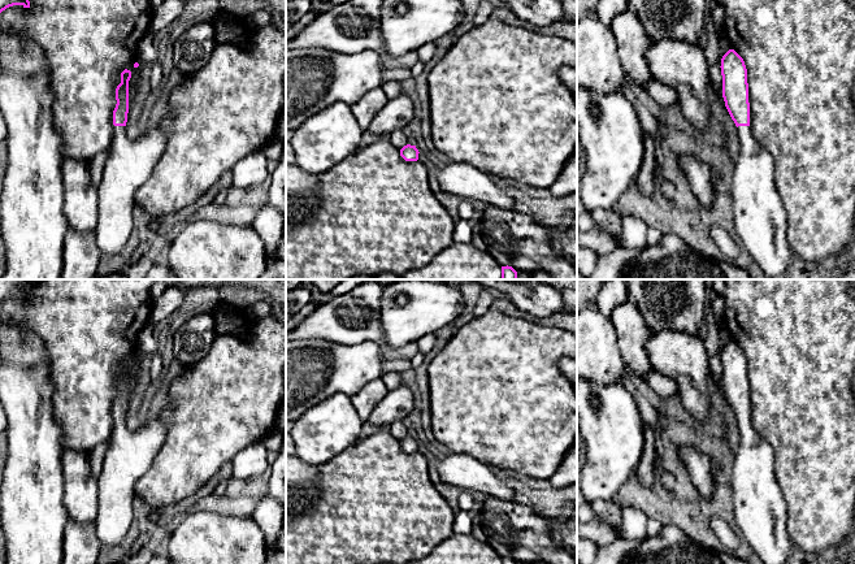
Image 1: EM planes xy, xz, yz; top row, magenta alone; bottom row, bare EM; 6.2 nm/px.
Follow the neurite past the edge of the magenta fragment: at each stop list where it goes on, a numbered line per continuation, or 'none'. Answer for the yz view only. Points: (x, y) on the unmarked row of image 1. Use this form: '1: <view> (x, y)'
1: yz (759, 508)

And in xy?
1: xy (130, 454)

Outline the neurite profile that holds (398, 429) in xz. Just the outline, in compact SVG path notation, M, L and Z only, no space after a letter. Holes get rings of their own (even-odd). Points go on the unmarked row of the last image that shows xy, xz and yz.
M399 420L389 426L389 431L399 441L408 435L408 430L403 420Z

